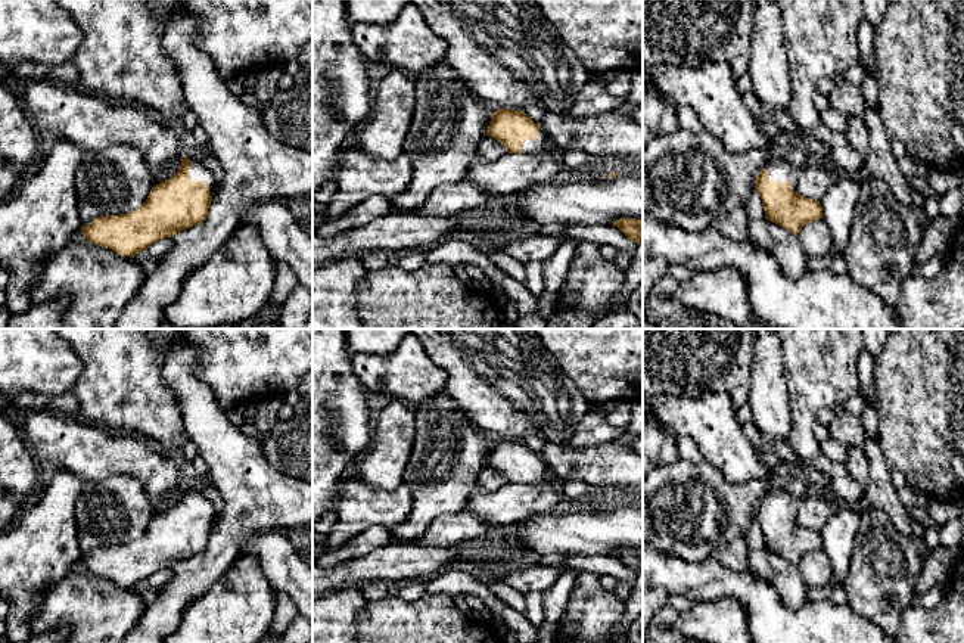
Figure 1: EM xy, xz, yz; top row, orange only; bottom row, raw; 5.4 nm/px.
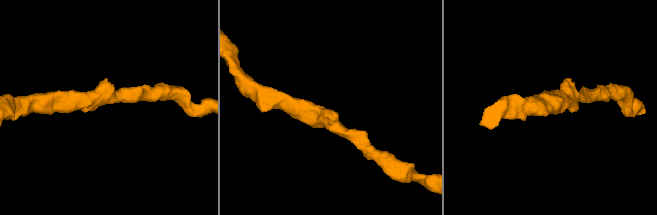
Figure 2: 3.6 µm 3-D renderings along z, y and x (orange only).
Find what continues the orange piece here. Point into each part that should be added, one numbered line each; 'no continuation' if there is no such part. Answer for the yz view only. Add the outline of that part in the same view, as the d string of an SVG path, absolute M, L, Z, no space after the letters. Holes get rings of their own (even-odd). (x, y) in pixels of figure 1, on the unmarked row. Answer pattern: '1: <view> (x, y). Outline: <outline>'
1: yz (779, 500). Outline: M787 488L784 490L769 490L765 496L769 510L774 512L790 512L793 522L797 522L799 506L805 500L803 497L792 496Z

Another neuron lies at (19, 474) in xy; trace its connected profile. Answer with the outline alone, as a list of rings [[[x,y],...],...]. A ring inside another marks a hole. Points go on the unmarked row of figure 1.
[[[0,410],[0,534],[34,501],[38,475],[18,422]]]

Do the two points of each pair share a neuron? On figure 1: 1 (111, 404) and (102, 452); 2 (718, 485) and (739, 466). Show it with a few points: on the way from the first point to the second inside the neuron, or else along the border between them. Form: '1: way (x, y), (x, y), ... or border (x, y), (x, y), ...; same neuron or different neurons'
1: border (80, 418), (114, 431), (127, 431), (140, 437); different neurons
2: border (720, 471), (733, 482), (761, 480); different neurons

